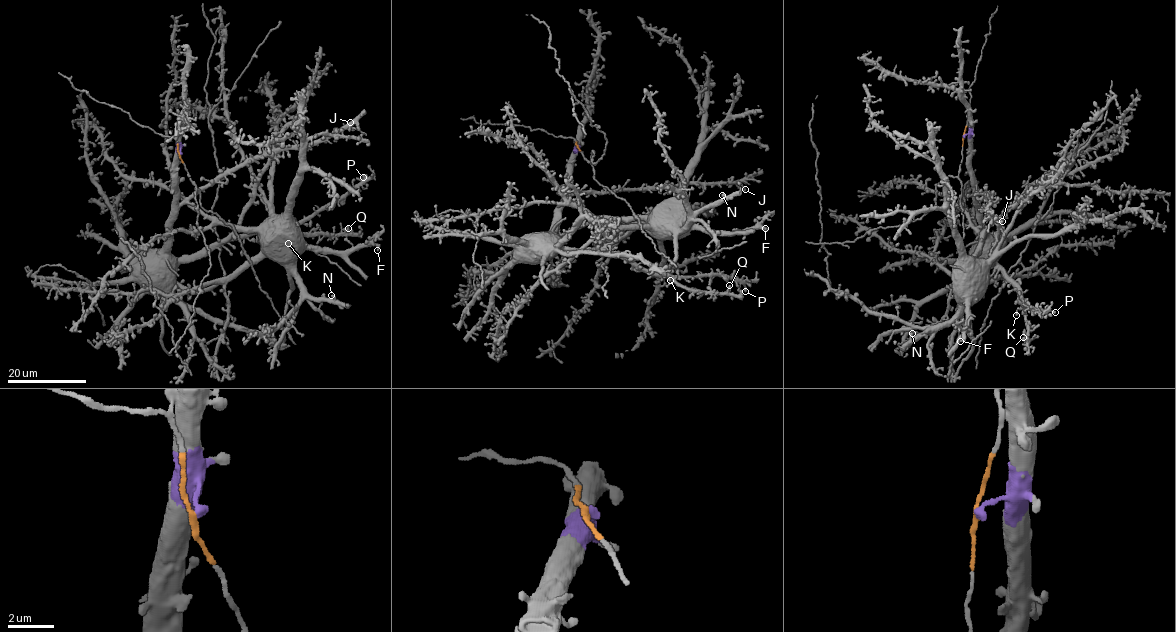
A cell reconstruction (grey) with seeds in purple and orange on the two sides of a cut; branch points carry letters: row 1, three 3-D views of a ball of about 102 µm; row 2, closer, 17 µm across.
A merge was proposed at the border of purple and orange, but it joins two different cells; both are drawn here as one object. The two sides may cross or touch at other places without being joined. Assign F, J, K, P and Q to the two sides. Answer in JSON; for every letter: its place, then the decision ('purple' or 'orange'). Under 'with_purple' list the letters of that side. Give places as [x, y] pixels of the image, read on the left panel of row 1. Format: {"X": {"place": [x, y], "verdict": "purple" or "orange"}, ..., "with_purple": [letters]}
{"F": {"place": [377, 250], "verdict": "orange"}, "J": {"place": [350, 122], "verdict": "purple"}, "K": {"place": [288, 243], "verdict": "purple"}, "P": {"place": [363, 177], "verdict": "purple"}, "Q": {"place": [348, 228], "verdict": "purple"}, "with_purple": ["J", "K", "P", "Q"]}

